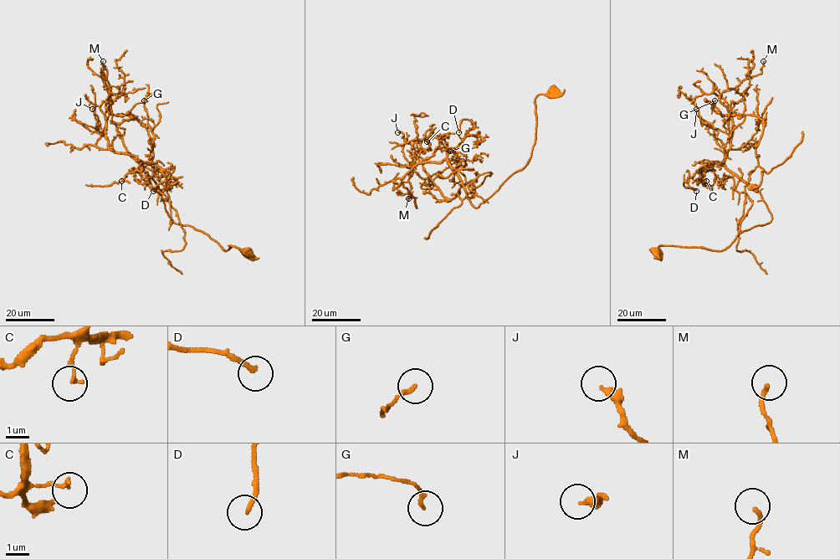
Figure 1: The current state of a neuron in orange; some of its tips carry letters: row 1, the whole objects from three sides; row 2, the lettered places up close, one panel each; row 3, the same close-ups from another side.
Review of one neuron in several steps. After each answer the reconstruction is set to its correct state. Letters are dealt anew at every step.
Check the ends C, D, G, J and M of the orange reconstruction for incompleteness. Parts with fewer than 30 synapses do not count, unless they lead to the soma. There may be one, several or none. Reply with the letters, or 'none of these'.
none of these

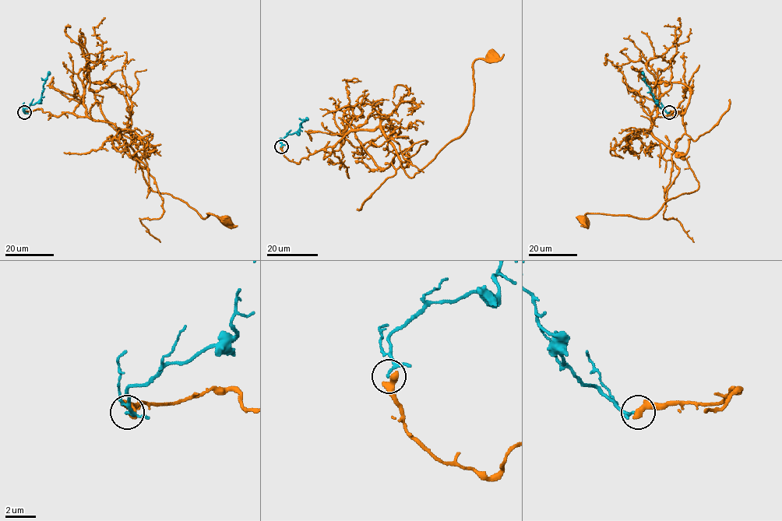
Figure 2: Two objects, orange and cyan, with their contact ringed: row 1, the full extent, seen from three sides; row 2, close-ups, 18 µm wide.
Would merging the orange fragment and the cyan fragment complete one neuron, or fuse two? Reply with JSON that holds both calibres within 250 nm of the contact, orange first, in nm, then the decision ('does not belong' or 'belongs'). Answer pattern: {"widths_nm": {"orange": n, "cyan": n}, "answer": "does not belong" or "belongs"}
{"widths_nm": {"orange": 500, "cyan": 140}, "answer": "does not belong"}

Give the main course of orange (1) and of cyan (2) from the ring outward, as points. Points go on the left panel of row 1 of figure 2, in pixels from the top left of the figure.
1: (24, 113), (41, 109), (111, 122), (135, 152), (153, 191), (181, 198), (202, 218), (207, 213), (224, 220)
2: (24, 113), (25, 108), (41, 100), (43, 84), (49, 72)

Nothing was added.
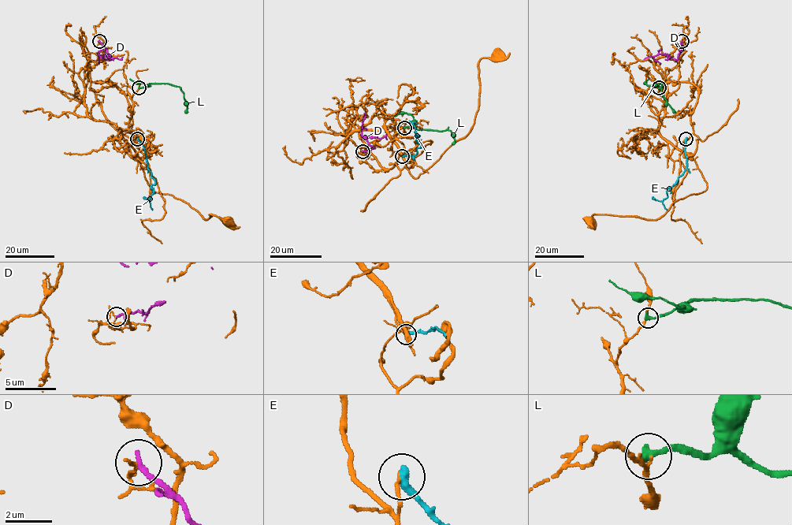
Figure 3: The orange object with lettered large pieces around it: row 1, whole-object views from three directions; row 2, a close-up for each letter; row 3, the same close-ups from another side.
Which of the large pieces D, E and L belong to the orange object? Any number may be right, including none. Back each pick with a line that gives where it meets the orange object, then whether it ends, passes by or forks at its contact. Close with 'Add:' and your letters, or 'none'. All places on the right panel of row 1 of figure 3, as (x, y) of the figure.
Add: none

